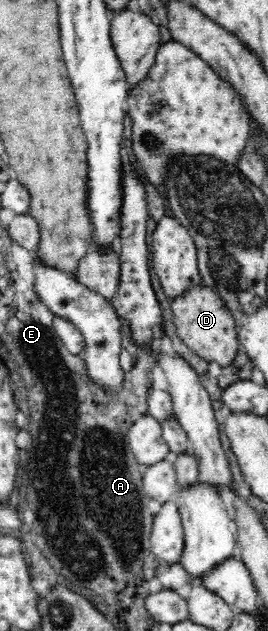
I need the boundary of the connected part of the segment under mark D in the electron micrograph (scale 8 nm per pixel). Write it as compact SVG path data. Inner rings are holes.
M201 284L201 286L190 288L170 305L173 318L175 318L177 336L185 342L189 350L207 363L214 361L221 368L231 366L241 345L237 336L235 320L223 300L209 287Z

